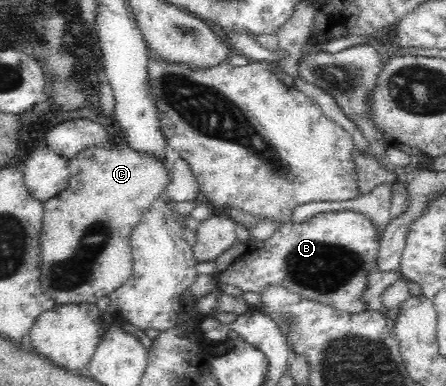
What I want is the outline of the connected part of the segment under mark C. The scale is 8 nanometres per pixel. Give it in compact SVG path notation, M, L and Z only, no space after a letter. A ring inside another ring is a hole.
M123 137L112 140L108 146L85 147L68 160L67 168L69 181L66 189L43 203L40 283L42 291L57 304L96 303L102 297L109 297L130 279L133 272L130 233L141 223L152 202L164 196L173 170L168 161L130 149Z

